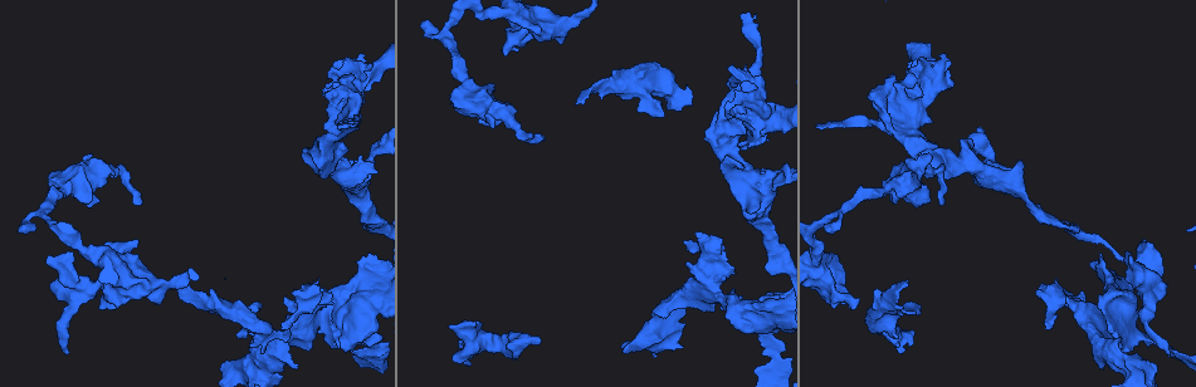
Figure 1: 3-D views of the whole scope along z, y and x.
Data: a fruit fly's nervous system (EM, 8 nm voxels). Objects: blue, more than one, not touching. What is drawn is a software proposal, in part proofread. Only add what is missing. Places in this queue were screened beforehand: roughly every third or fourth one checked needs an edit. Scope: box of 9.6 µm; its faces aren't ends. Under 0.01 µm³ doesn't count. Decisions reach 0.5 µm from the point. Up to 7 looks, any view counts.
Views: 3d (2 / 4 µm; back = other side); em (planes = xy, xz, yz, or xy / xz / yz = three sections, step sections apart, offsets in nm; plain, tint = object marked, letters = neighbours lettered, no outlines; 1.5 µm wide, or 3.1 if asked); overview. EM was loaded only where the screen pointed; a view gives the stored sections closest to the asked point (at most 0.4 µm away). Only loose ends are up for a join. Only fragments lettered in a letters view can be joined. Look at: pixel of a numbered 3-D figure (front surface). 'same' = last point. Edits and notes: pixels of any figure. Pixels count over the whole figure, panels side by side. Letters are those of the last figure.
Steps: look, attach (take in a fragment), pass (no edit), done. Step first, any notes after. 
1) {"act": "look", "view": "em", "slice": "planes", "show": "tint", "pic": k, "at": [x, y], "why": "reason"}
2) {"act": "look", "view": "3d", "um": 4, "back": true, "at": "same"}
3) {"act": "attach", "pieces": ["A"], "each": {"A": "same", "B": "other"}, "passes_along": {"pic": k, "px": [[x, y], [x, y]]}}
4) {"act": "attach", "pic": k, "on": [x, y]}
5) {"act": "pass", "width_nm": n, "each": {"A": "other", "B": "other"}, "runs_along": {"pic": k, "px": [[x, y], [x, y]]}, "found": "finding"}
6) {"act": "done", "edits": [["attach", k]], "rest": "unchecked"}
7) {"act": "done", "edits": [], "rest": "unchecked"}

{"act": "look", "view": "em", "slice": "xy", "step": 8, "show": "letters", "pic": 1, "at": [542, 138], "why": "an open end"}

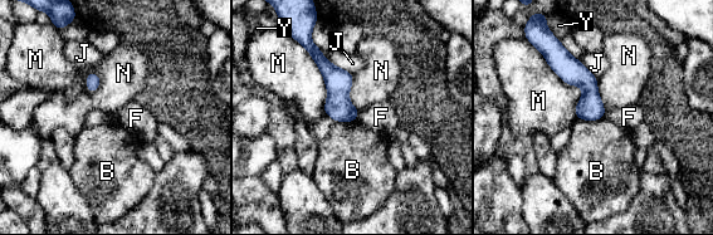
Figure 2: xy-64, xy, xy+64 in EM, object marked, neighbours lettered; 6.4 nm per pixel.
{"act": "pass", "each": {"B": "other", "F": "other", "J": "other", "M": "other", "N": "other", "Y": "other"}, "runs_along": {"pic": 2, "px": [[545, 40], [600, 114]]}, "found": "none of them fits"}

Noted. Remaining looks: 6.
{"act": "look", "view": "em", "slice": "xy", "step": 8, "show": "plain", "pic": 1, "at": [363, 228], "why": "branch stops here"}

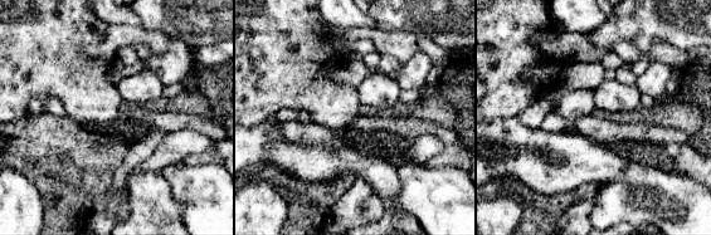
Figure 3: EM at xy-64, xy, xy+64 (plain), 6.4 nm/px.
{"act": "look", "view": "em", "slice": "xy", "step": 8, "show": "tint", "at": "same"}

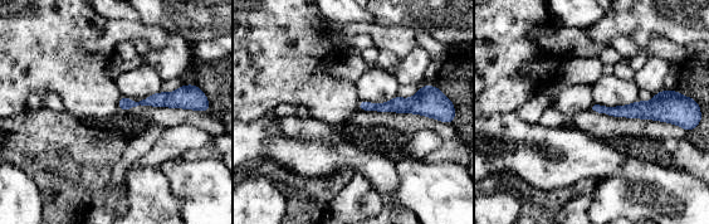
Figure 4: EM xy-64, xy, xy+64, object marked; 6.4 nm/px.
{"act": "look", "view": "em", "slice": "xy", "step": 8, "show": "letters", "at": "same"}

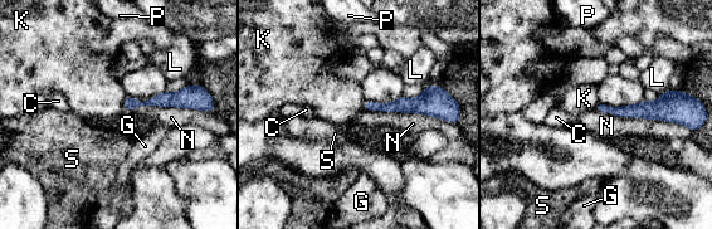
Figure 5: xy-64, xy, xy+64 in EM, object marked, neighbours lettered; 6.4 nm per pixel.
{"act": "pass", "each": {"C": "other", "G": "other", "K": "other", "L": "other", "N": "other", "P": "other", "S": "other"}, "border": {"pic": 5, "px": [[598, 108], [686, 127]]}, "found": "none of them fits"}

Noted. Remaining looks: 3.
{"act": "look", "view": "em", "slice": "xz", "step": 4, "show": "letters", "pic": 1, "at": [817, 127], "why": "branch stops here"}

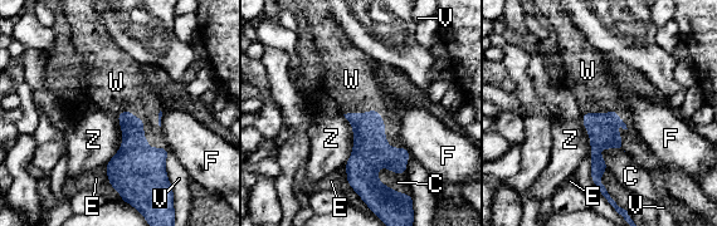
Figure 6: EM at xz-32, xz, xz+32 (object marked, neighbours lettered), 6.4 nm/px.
{"act": "look", "view": "em", "slice": "yz", "step": 8, "show": "letters", "at": "same"}

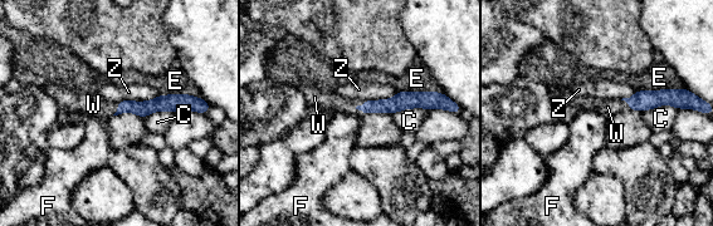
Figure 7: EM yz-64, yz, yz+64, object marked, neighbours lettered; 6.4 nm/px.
{"act": "attach", "pieces": ["W"], "each": {"C": "other", "E": "other", "F": "other", "W": "same", "Z": "other"}, "passes_along": {"pic": 7, "px": [[391, 106], [357, 106], [332, 101]]}, "found": "the neuron continues"}

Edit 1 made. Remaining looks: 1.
{"act": "done", "edits": [["attach", 7]], "rest": "unchecked"}

